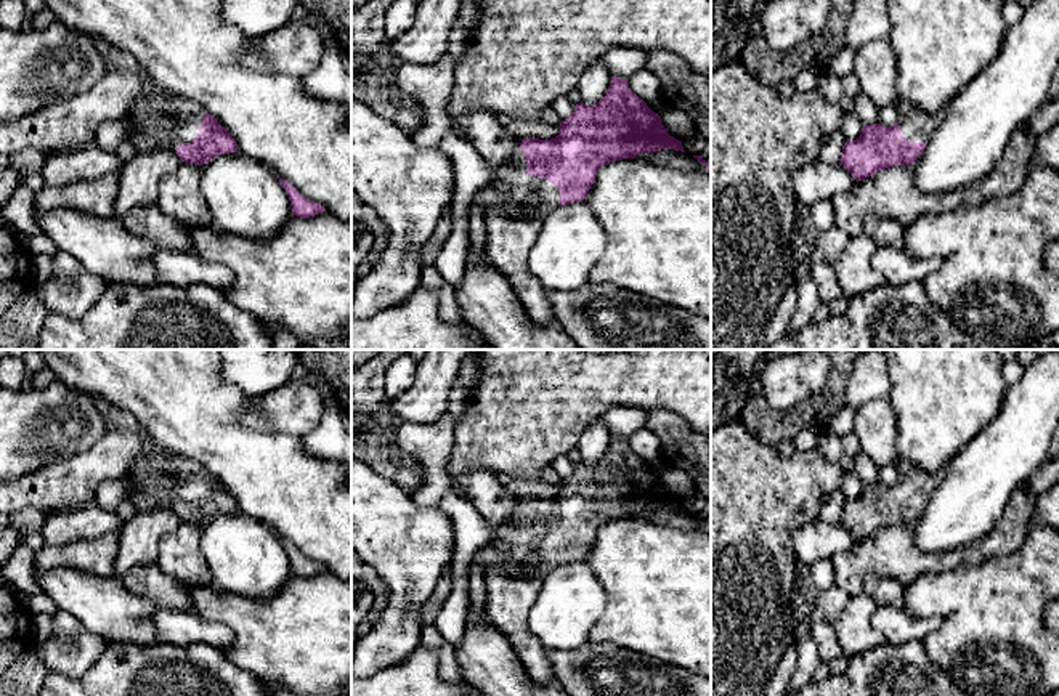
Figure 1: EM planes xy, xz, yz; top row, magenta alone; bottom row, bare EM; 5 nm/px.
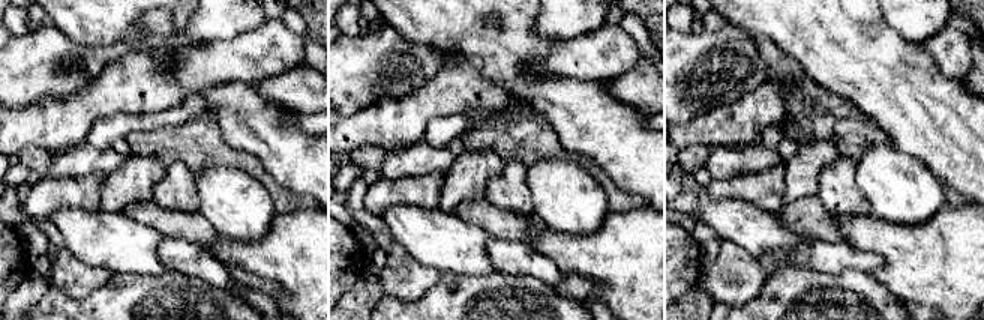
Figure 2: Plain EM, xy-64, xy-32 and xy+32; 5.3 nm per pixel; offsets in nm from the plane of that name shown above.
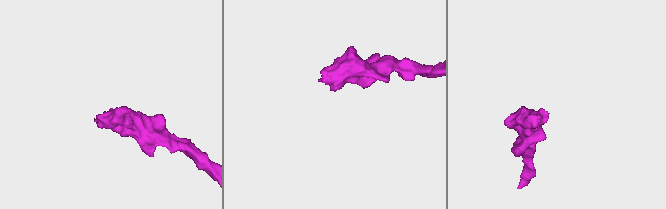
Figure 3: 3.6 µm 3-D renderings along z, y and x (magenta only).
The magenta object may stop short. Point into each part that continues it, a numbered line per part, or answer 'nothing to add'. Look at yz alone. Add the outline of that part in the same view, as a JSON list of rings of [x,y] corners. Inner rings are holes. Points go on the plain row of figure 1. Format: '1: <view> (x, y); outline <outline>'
1: yz (915, 485); outline [[[899,460],[897,484],[900,492],[907,497],[907,500],[927,502],[929,496],[947,475],[948,465],[950,462],[943,465],[937,473],[931,475],[908,462]]]

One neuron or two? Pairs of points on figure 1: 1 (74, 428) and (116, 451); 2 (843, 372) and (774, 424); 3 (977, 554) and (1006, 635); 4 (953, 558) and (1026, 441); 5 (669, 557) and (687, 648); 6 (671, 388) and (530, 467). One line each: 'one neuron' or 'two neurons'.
1: two neurons
2: one neuron
3: two neurons
4: two neurons
5: one neuron
6: one neuron

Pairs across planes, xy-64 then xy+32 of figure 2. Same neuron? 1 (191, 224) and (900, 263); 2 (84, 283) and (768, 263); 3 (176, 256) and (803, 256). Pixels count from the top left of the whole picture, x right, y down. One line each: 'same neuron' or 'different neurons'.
1: different neurons
2: different neurons
3: same neuron

